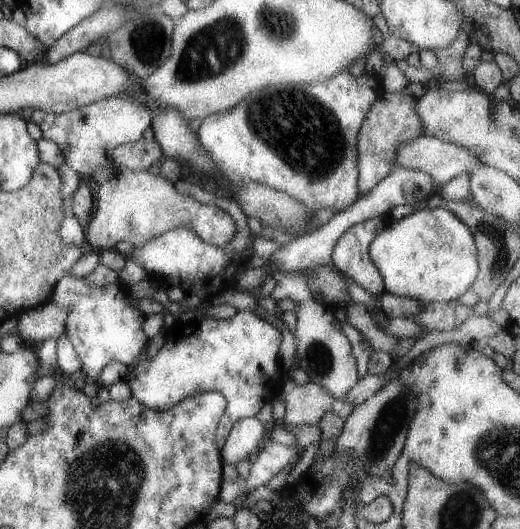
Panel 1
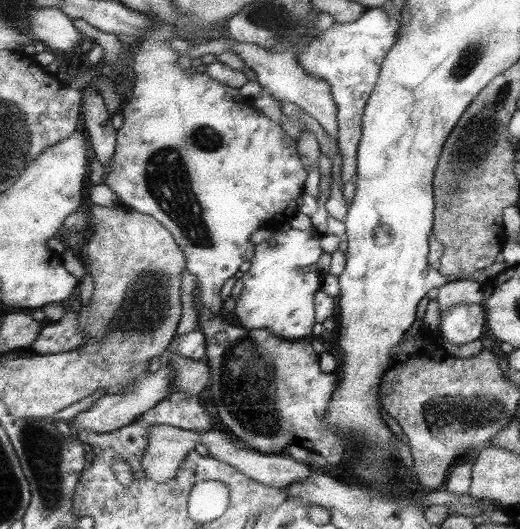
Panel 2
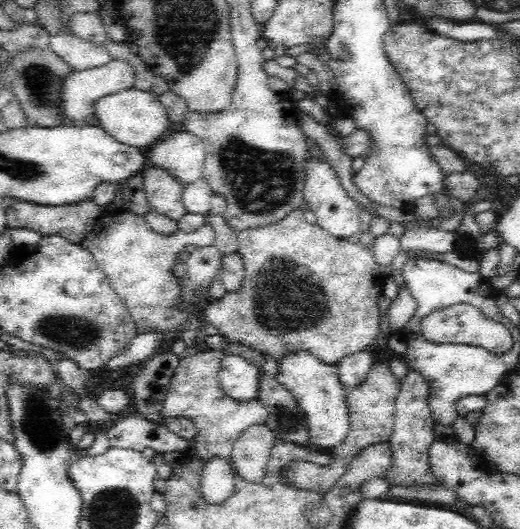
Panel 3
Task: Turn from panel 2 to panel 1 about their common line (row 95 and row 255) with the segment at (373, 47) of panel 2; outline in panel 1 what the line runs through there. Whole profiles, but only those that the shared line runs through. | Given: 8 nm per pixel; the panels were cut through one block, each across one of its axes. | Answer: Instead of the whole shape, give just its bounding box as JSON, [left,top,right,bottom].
[332,214,389,296]

